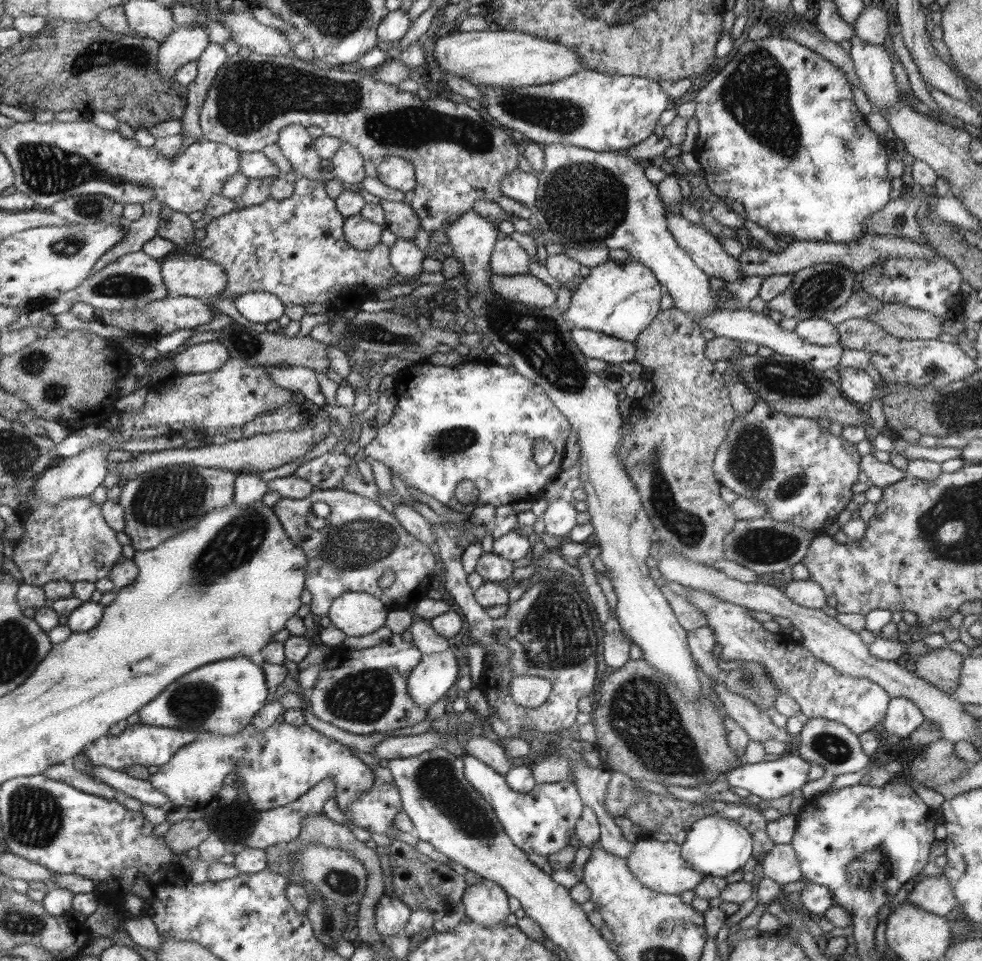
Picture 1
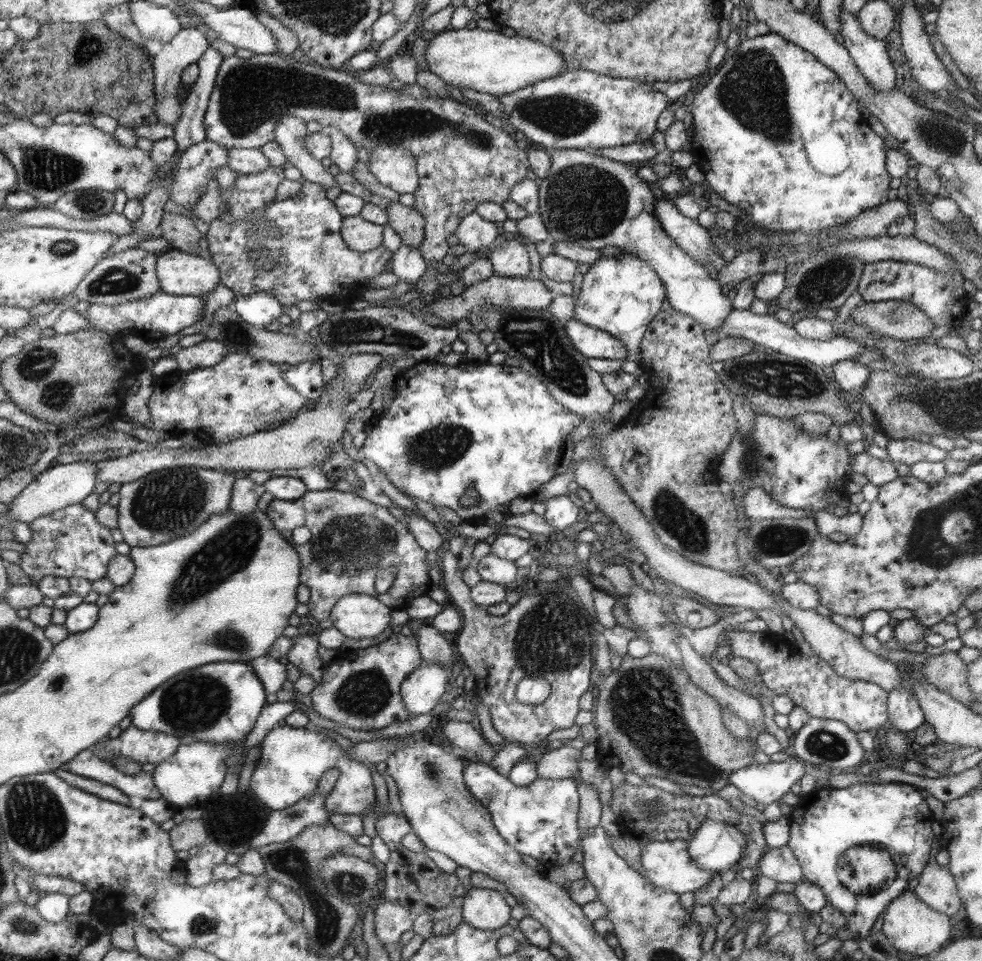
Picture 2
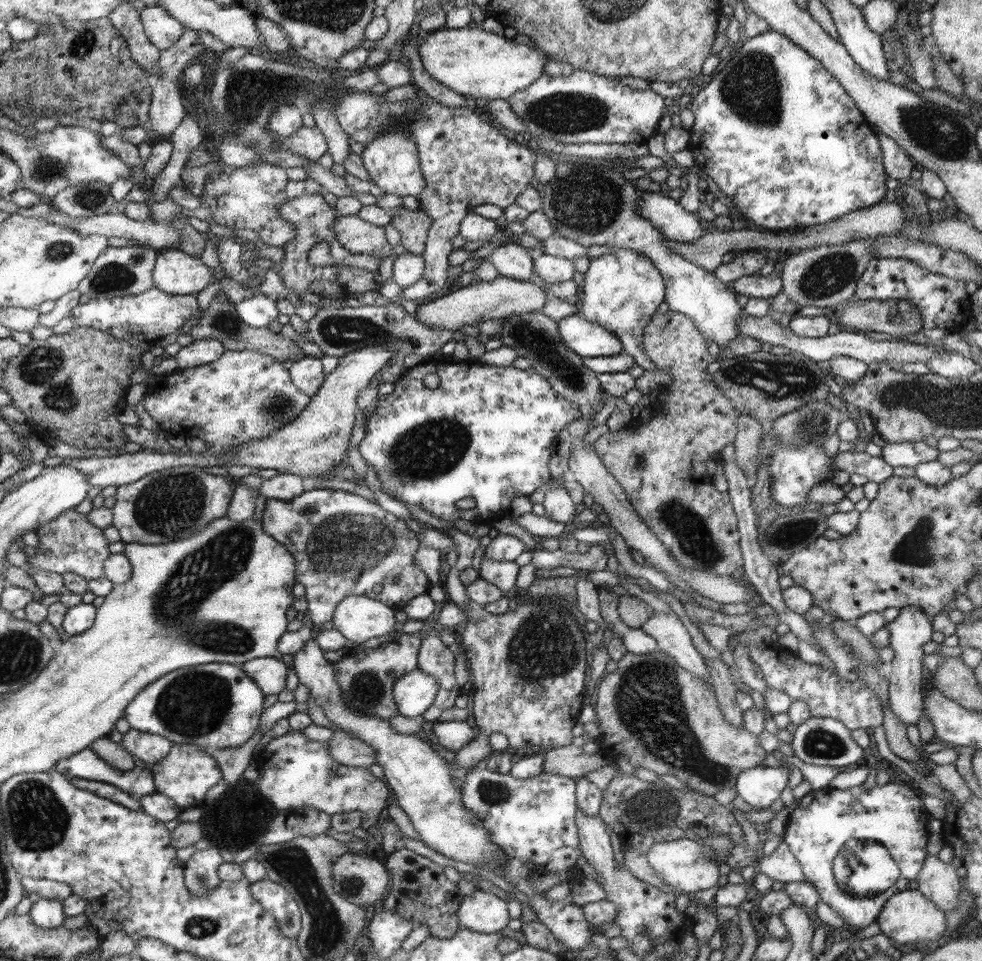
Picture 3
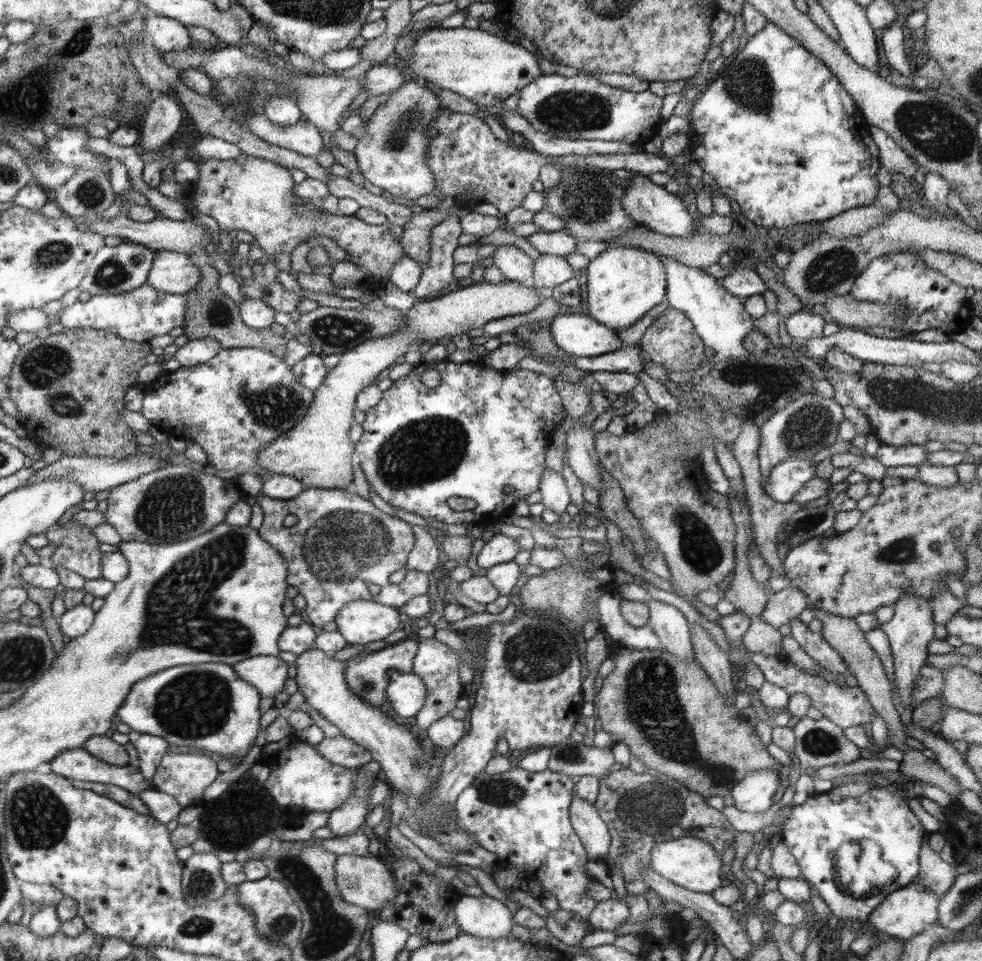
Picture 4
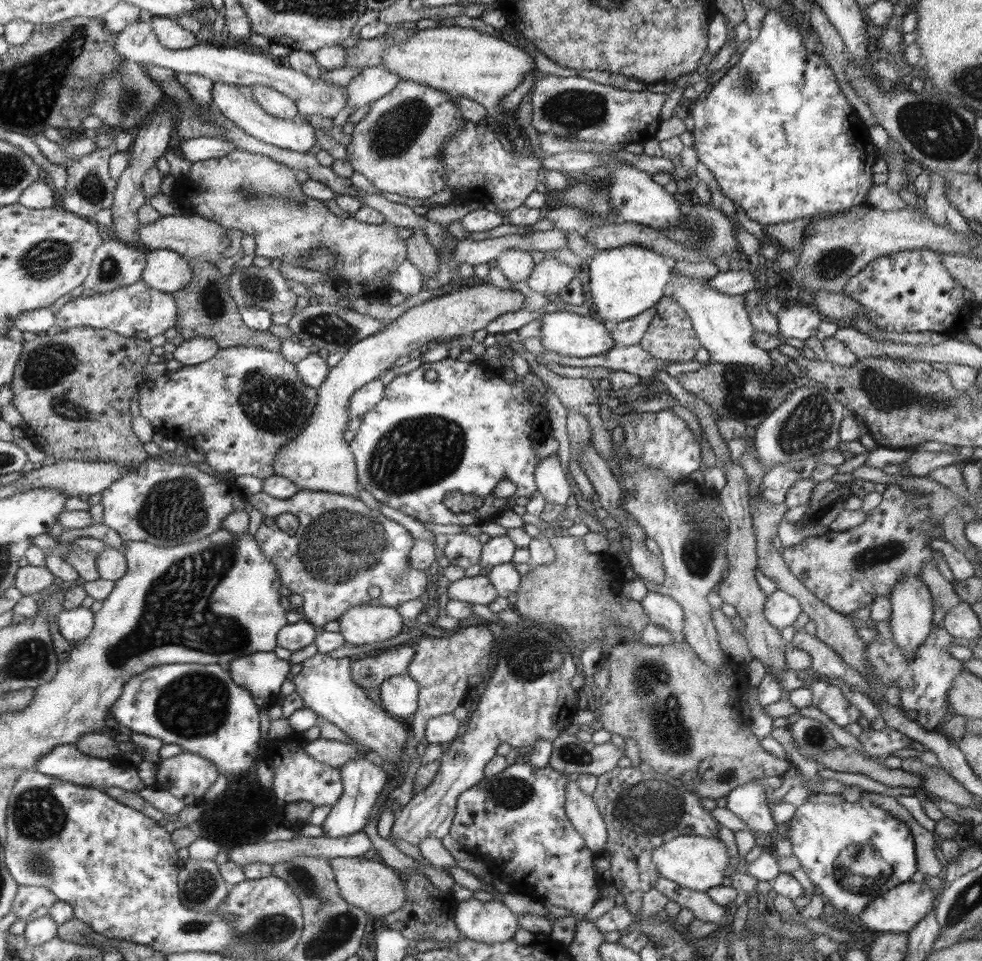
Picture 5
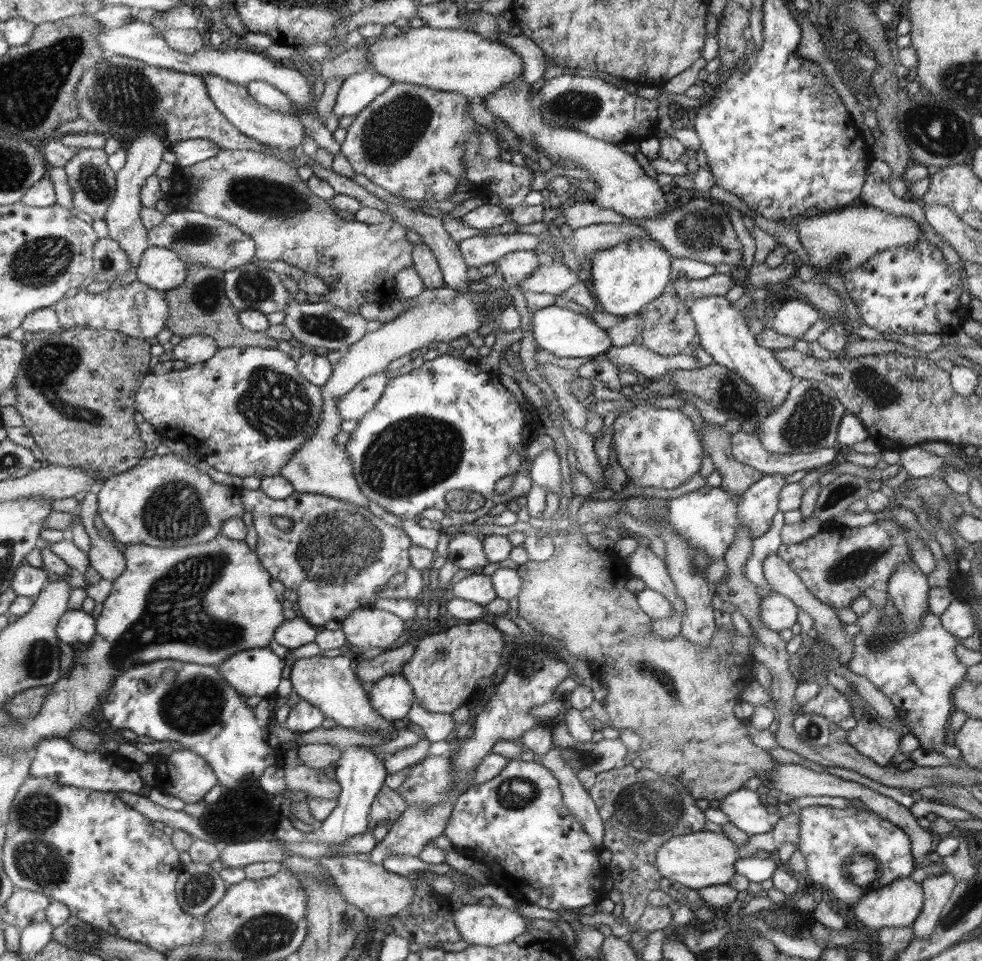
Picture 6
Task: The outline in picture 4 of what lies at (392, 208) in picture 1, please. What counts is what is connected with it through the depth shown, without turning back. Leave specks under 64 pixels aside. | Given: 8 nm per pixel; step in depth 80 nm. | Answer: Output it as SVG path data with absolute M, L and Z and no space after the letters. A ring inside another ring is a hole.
M426 209L403 224L404 233L399 241L402 242L406 254L413 258L422 268L429 263L430 232L434 226L440 224L449 214L440 209Z

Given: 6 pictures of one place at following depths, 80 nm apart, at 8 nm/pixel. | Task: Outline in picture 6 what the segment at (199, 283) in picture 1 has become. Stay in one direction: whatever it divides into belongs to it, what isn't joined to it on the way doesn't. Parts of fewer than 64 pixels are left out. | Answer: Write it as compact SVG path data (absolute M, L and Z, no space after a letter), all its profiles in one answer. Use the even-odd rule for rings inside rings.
M152 245L137 266L138 280L154 290L170 291L186 282L189 267L177 252Z

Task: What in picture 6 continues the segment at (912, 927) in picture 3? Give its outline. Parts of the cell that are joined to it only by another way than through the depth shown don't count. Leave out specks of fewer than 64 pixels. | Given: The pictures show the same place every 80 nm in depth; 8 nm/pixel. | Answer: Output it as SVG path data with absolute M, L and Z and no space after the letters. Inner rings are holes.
M911 876L893 880L889 885L864 893L853 908L856 918L871 929L910 926L919 916L925 896L922 885Z

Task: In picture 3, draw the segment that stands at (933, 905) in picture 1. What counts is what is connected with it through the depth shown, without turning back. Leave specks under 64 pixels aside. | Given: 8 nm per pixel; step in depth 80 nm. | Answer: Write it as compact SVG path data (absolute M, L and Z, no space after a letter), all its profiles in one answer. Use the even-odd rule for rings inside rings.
M928 853L917 879L917 889L940 910L951 911L959 905L962 884L956 865L944 863L937 856Z

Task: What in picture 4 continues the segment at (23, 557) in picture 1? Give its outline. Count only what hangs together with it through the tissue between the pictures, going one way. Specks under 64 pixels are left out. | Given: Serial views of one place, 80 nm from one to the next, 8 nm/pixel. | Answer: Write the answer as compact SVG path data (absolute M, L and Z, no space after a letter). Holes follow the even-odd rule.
M73 520L63 526L56 524L50 531L44 532L49 544L56 544L50 564L46 564L52 568L69 568L85 580L99 580L100 558L103 556L98 552L98 542L90 534L90 528Z

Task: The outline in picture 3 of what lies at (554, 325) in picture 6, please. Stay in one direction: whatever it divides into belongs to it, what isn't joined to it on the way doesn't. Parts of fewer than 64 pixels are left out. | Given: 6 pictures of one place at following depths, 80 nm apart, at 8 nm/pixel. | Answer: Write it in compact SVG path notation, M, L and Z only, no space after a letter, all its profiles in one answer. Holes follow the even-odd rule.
M578 313L564 317L557 323L563 343L582 357L616 356L623 351L619 336Z

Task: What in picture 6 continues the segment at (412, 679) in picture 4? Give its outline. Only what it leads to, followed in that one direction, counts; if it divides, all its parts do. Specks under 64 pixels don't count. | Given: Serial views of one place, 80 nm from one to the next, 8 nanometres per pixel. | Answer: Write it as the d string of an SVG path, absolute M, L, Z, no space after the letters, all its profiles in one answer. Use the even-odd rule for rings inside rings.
M389 674L375 684L368 685L367 691L370 695L371 704L376 708L376 713L380 713L380 717L384 717L386 721L400 720L400 718L408 716L412 710L412 703L415 700L414 688L411 687L407 677L401 674Z

